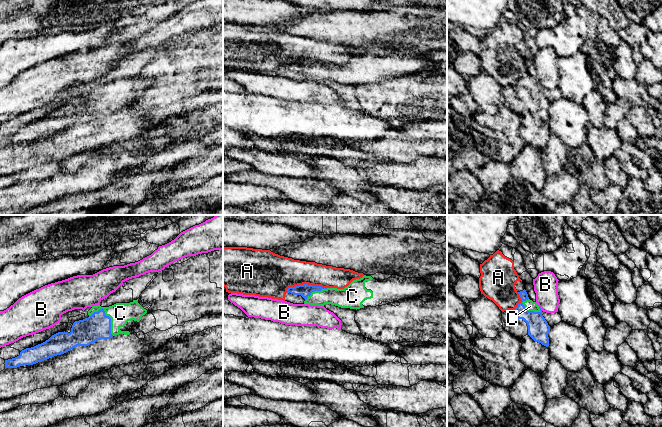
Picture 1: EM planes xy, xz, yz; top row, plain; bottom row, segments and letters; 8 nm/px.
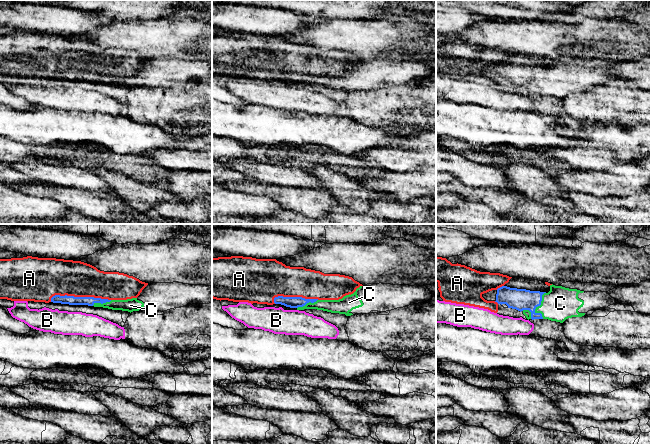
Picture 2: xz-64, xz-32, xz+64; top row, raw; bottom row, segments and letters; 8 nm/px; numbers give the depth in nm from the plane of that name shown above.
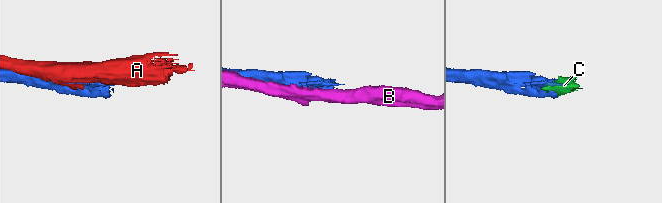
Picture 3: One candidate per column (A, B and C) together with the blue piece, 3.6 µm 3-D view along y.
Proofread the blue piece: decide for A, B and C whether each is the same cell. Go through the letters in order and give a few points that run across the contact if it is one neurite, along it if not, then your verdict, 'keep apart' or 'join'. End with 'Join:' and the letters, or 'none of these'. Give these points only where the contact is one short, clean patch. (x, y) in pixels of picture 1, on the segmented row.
A: keep apart
B: keep apart
C: join
Join: C

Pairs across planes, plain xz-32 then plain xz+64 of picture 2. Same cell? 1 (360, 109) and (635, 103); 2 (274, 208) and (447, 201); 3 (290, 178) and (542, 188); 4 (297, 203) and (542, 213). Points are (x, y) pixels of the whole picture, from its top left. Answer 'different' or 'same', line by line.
1: same
2: same
3: different
4: different

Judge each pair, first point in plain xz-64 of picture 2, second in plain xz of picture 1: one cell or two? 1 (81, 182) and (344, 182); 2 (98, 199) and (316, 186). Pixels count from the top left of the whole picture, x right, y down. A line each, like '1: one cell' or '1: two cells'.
1: two cells
2: one cell

